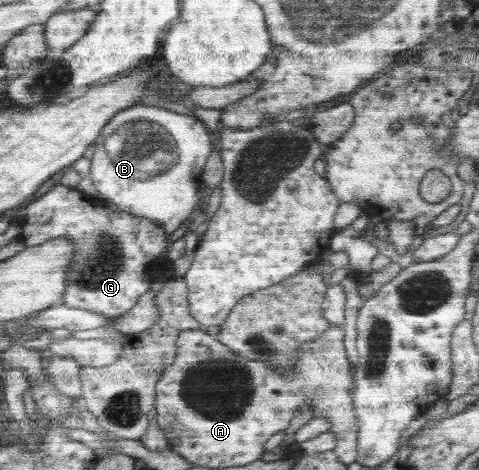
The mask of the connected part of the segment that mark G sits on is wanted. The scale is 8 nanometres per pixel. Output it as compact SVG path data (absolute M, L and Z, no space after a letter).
M59 182L51 190L35 201L25 205L25 218L21 224L19 240L27 247L39 246L48 240L70 238L75 241L75 262L68 268L68 291L61 299L65 306L74 309L90 310L103 316L121 316L131 311L142 295L149 291L151 266L169 246L168 235L163 227L154 225L151 219L133 216L125 211L114 211L105 202L87 197L78 189L67 188Z

